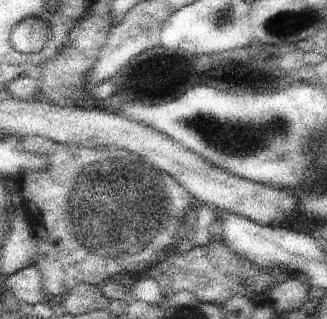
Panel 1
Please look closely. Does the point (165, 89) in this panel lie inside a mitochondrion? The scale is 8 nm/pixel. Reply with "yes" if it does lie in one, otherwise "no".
no

